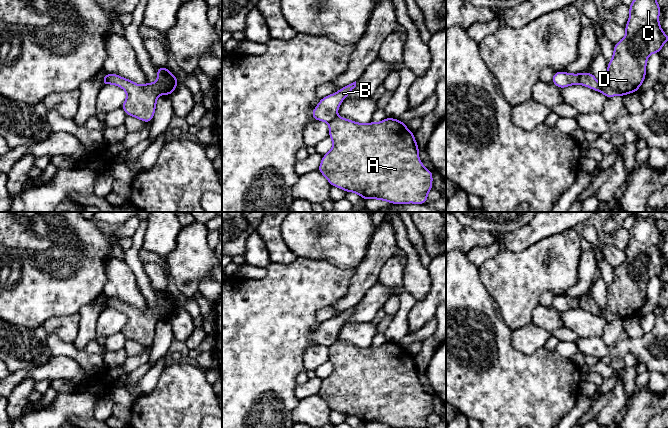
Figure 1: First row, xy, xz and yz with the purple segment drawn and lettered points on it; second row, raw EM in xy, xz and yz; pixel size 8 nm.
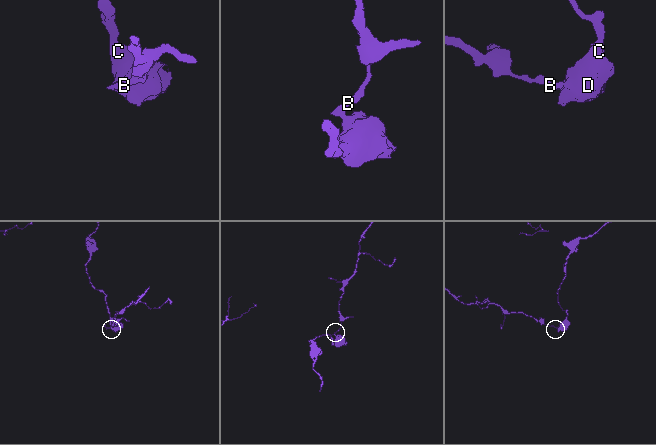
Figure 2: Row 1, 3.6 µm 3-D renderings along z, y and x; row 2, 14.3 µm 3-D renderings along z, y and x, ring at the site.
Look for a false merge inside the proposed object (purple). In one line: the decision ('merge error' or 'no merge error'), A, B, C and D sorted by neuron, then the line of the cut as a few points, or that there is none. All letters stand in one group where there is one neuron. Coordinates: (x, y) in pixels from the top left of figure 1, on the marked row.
merge error; A C D / B; cut in yz along (578, 74), (579, 83)

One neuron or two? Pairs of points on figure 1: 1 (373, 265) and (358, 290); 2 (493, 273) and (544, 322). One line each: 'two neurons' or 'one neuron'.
1: one neuron
2: two neurons

